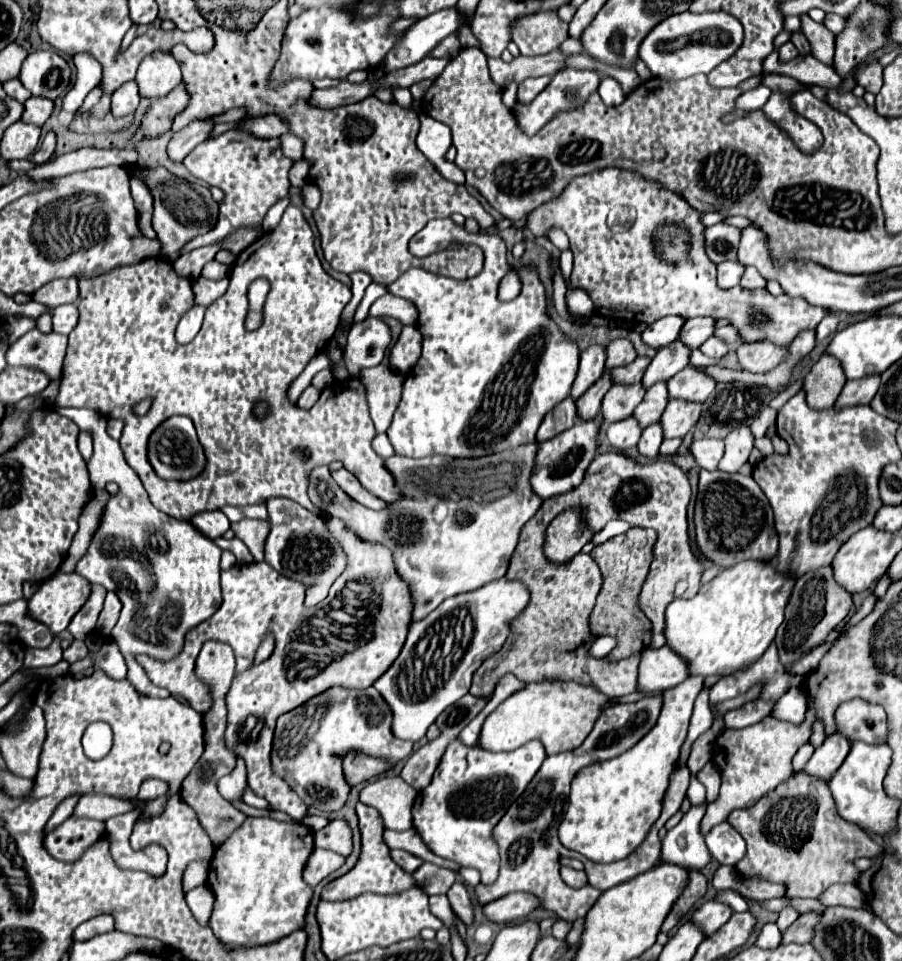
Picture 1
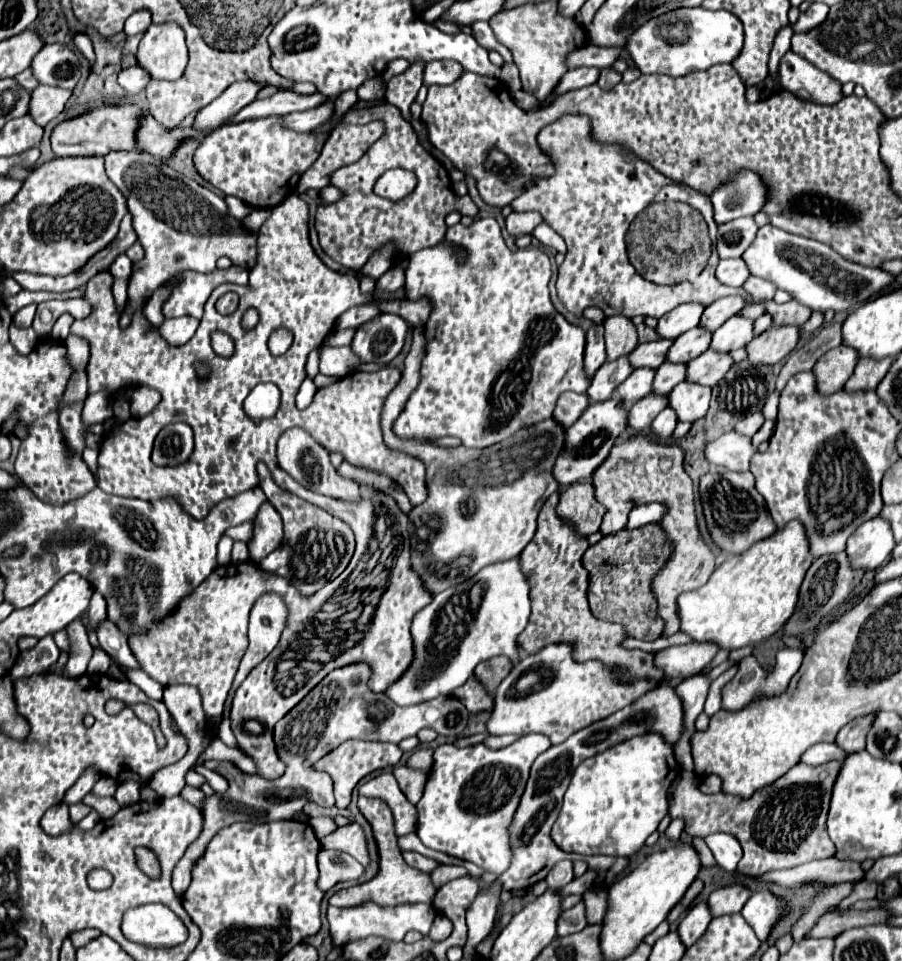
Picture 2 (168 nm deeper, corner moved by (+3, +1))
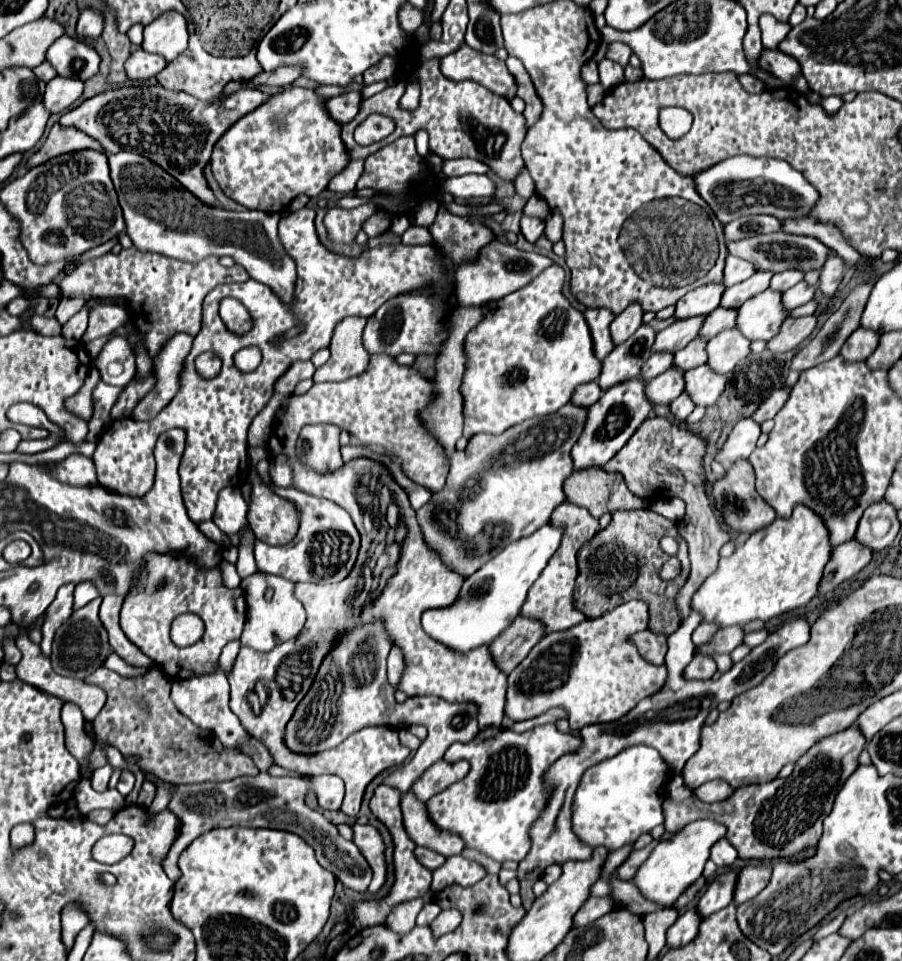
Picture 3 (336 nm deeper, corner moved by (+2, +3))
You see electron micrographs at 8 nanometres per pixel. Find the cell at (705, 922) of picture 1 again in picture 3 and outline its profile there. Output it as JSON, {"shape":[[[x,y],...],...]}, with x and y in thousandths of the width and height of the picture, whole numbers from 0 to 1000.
{"shape":[[[841,899],[841,901],[826,901],[819,909],[817,916],[817,926],[815,926],[815,941],[824,941],[833,934],[837,934],[846,922],[850,922],[850,918],[855,916],[855,907],[857,901],[855,899]]]}

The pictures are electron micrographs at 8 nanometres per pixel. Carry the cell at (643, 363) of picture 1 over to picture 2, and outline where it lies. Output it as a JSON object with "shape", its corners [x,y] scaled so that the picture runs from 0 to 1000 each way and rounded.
{"shape":[[[725,354],[716,358],[707,358],[703,366],[696,368],[696,375],[701,383],[721,383],[727,385],[738,370],[738,364],[743,362],[745,354]]]}

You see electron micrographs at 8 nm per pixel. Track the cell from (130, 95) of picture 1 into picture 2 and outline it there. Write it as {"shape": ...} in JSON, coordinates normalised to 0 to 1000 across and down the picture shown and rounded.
{"shape":[[[146,69],[144,73],[135,73],[131,77],[131,87],[137,92],[142,100],[155,98],[164,85],[166,85],[166,79],[162,79],[162,75],[155,69]]]}

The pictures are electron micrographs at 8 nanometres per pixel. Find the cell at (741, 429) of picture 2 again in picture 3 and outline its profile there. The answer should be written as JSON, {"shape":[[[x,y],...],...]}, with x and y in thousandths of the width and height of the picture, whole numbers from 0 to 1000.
{"shape":[[[866,402],[864,406],[859,406],[859,408],[839,425],[839,429],[837,429],[833,435],[835,435],[839,441],[857,435],[857,433],[868,425],[868,420],[873,418],[875,410],[877,410],[877,402]]]}

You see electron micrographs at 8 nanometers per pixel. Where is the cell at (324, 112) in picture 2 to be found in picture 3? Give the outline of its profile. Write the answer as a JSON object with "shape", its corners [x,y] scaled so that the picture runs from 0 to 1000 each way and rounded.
{"shape":[[[387,96],[387,98],[365,102],[360,110],[363,110],[363,114],[371,127],[385,129],[387,125],[391,125],[396,121],[400,106],[402,106],[400,96]]]}

